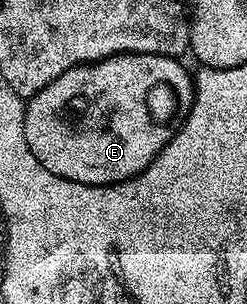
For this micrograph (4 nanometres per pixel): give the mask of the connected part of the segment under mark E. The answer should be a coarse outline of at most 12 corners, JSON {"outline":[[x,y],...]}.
{"outline":[[162,54],[63,72],[25,102],[55,176],[134,178],[191,112]]}

